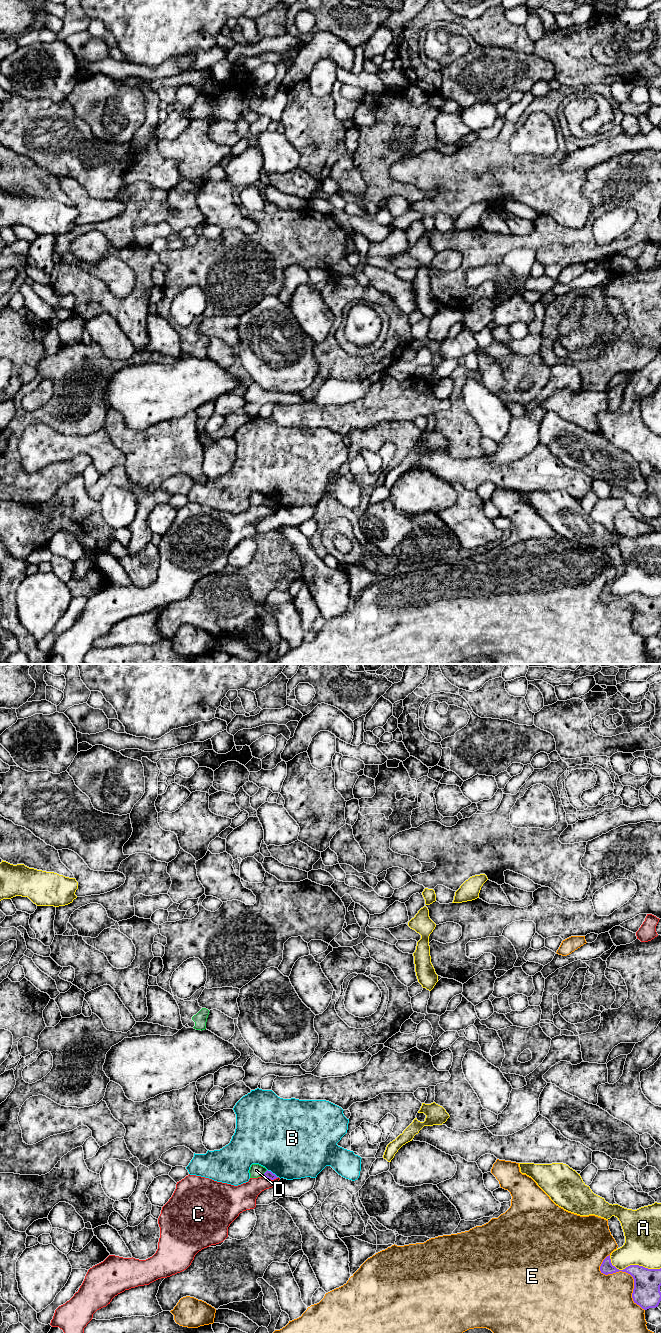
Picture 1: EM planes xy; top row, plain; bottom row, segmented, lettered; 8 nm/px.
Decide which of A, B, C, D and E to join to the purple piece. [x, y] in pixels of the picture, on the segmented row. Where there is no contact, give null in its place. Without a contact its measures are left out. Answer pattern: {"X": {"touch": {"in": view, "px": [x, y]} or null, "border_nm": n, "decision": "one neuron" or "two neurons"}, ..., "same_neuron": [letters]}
{"A": {"touch": {"in": "xy", "px": [632, 1265]}, "border_nm": 420, "decision": "two neurons"}, "B": {"touch": {"in": "xy", "px": [271, 1172]}, "border_nm": 110, "decision": "two neurons"}, "C": {"touch": {"in": "xy", "px": [271, 1179]}, "border_nm": 120, "decision": "two neurons"}, "D": {"touch": {"in": "xy", "px": [264, 1173]}, "border_nm": 60, "decision": "two neurons"}, "E": {"touch": {"in": "xy", "px": [626, 1272]}, "border_nm": 550, "decision": "two neurons"}, "same_neuron": []}

